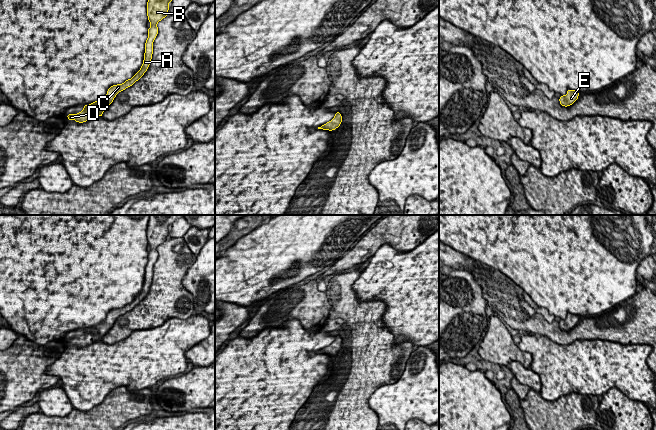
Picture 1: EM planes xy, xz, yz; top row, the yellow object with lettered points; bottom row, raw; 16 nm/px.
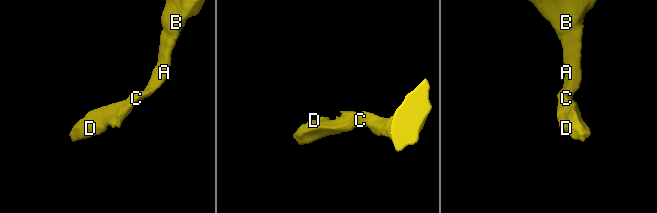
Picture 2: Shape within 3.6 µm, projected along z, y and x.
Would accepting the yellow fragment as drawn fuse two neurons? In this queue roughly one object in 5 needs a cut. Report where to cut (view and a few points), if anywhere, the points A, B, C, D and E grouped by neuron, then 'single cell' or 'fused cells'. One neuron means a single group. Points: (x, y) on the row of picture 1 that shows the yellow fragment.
cut none; groups A B C D E; single cell

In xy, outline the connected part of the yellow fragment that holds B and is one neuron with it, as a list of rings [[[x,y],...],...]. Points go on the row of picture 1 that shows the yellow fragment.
[[[148,0],[147,2],[147,16],[151,26],[148,28],[148,38],[145,43],[144,60],[140,70],[131,78],[122,84],[111,86],[107,94],[101,99],[89,104],[83,105],[84,109],[77,114],[67,114],[68,120],[75,120],[78,123],[84,123],[89,120],[88,113],[91,112],[95,117],[102,117],[103,112],[113,102],[116,95],[131,87],[138,81],[144,73],[148,70],[153,54],[153,42],[158,34],[157,24],[168,14],[169,3],[172,0]]]

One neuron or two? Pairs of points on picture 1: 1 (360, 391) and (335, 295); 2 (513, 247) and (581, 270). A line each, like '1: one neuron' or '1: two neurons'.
1: one neuron
2: one neuron

